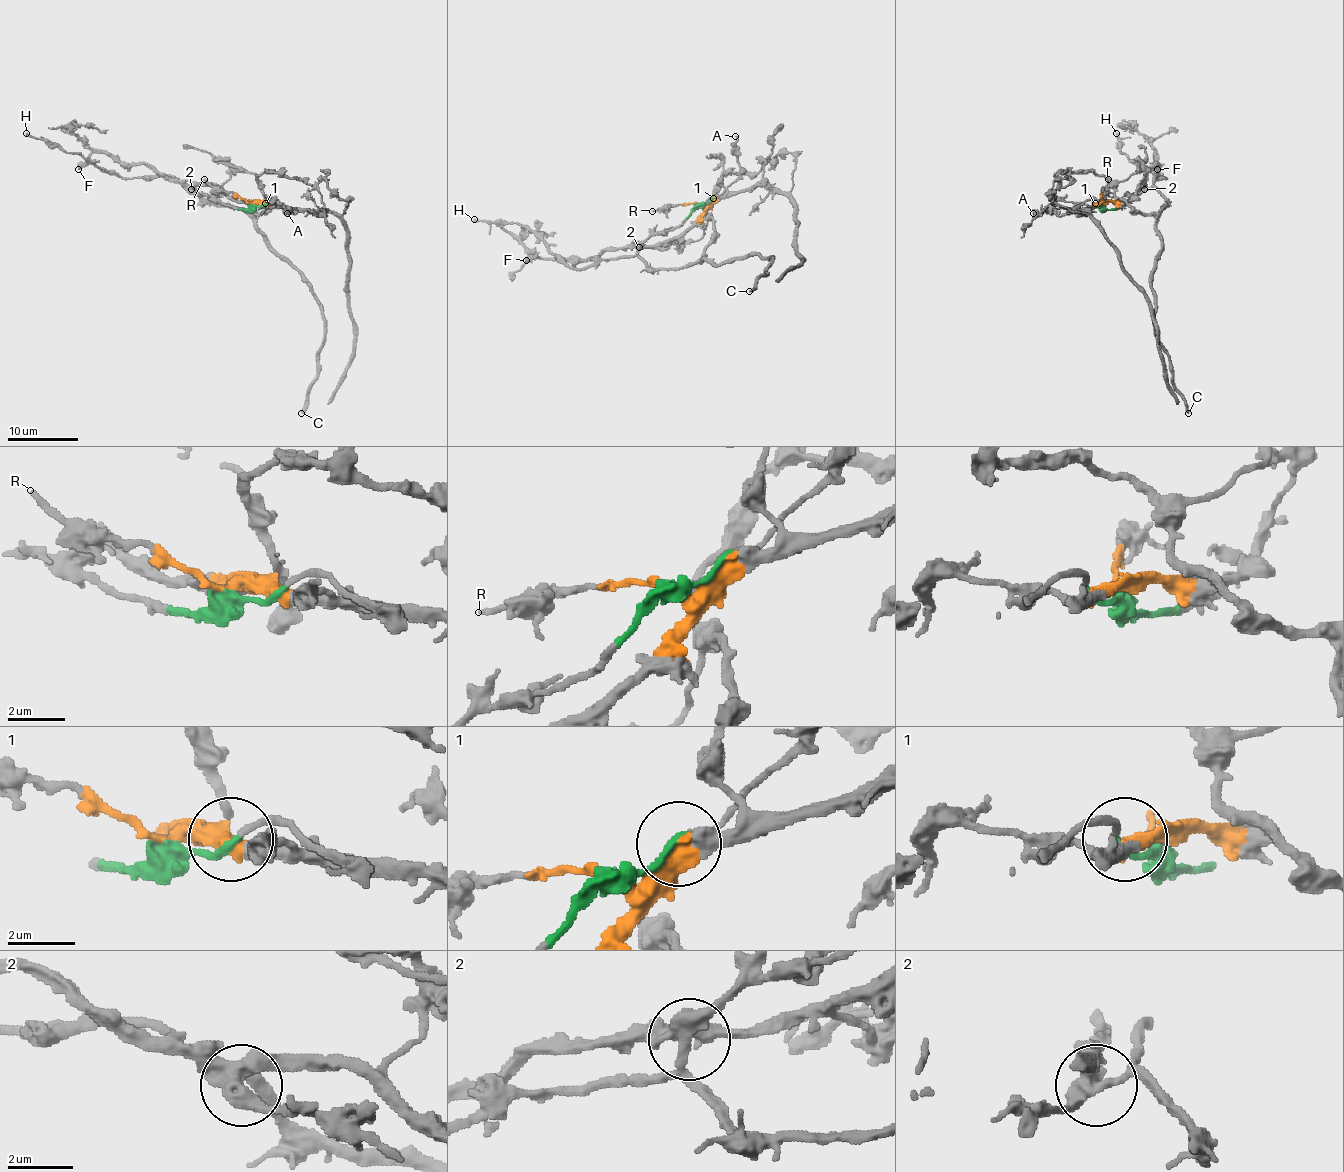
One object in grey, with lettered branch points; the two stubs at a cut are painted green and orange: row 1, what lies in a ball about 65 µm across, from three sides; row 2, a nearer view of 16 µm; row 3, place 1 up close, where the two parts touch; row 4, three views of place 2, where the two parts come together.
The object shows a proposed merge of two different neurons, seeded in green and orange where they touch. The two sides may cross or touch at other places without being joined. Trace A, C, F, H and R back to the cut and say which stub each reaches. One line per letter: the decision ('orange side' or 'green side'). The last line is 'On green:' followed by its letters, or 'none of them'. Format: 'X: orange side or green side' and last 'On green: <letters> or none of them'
A: green side
C: green side
F: orange side
H: green side
R: orange side
On green: A, C, H

